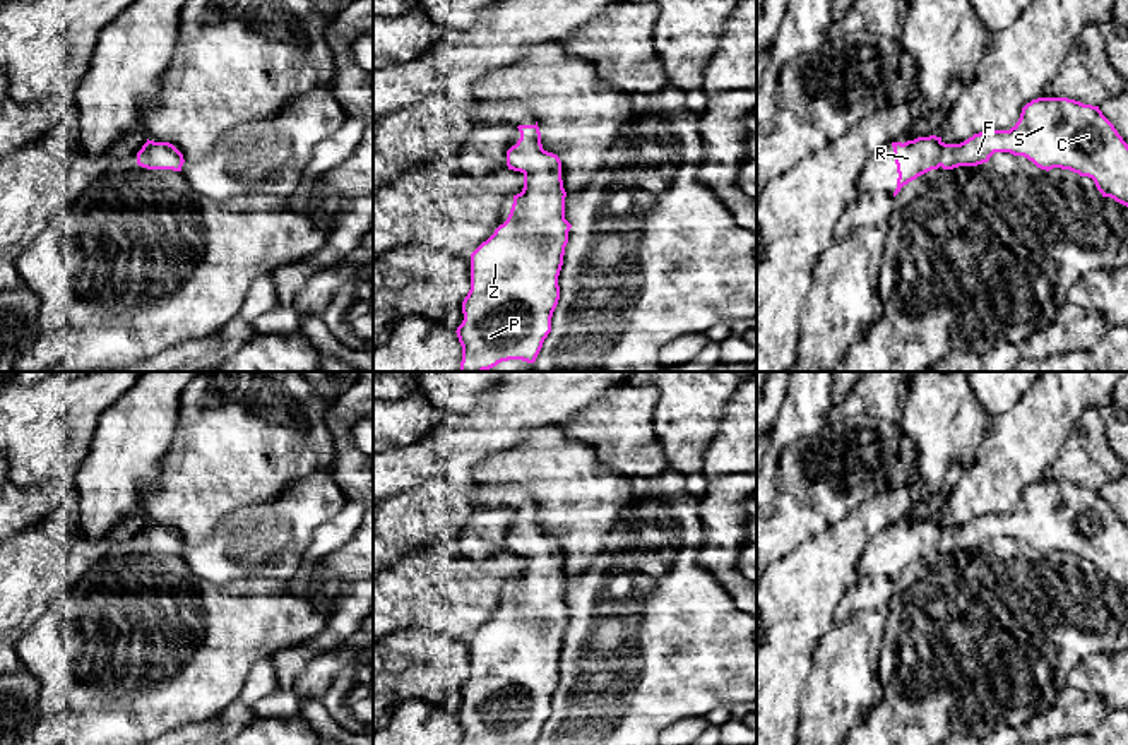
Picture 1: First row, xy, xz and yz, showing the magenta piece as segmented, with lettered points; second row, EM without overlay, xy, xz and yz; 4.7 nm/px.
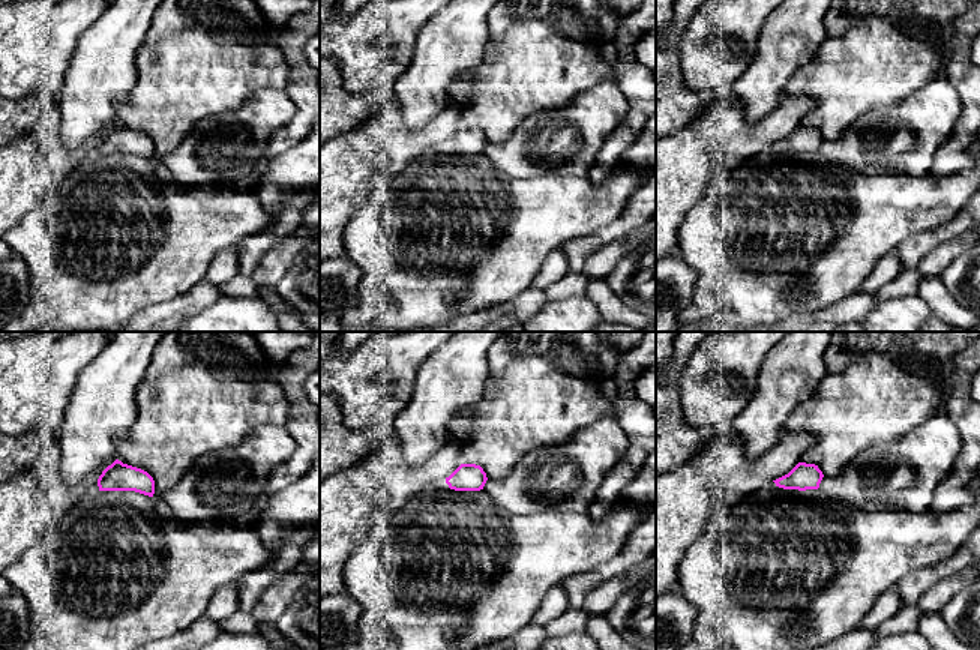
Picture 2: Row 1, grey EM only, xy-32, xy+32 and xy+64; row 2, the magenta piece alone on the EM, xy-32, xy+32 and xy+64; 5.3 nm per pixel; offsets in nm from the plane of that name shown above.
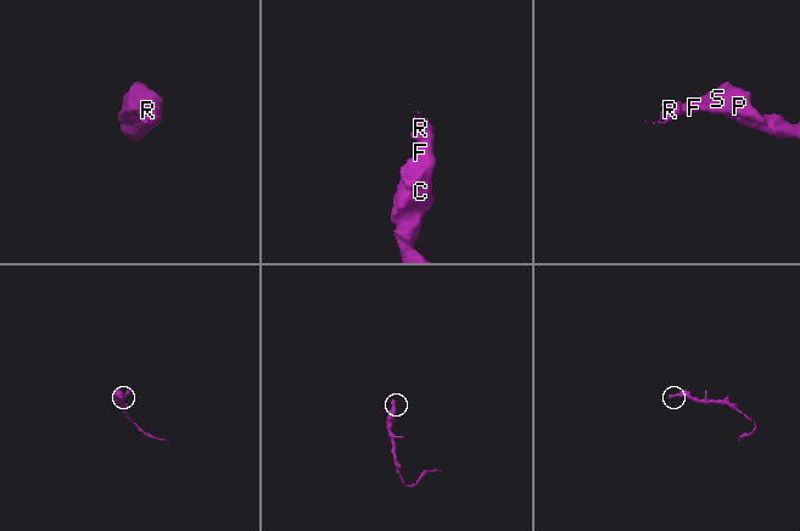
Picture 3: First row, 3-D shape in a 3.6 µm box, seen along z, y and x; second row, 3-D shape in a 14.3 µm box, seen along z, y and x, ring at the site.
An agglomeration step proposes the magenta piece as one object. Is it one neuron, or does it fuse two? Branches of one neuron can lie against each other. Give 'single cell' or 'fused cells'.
single cell

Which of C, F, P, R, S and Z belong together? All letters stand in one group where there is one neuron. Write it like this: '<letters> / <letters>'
C F P R S Z

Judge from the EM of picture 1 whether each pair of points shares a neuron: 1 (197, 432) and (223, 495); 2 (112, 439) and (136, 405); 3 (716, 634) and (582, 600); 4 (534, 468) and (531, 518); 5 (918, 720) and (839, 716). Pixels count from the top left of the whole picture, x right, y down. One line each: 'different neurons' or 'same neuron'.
1: same neuron
2: same neuron
3: same neuron
4: different neurons
5: different neurons

